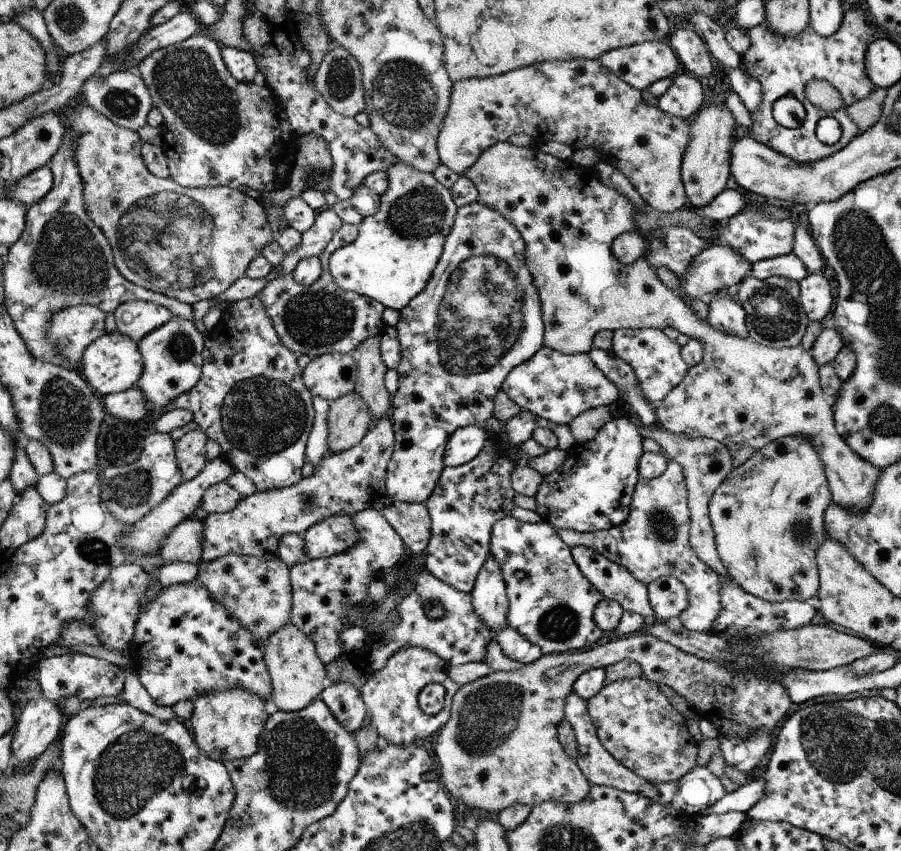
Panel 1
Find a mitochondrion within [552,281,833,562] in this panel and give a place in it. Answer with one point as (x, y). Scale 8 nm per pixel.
(773, 316)

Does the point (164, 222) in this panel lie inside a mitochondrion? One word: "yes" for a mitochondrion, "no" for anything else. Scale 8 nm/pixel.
yes

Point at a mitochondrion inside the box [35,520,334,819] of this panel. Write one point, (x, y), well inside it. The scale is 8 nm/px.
(94, 550)

